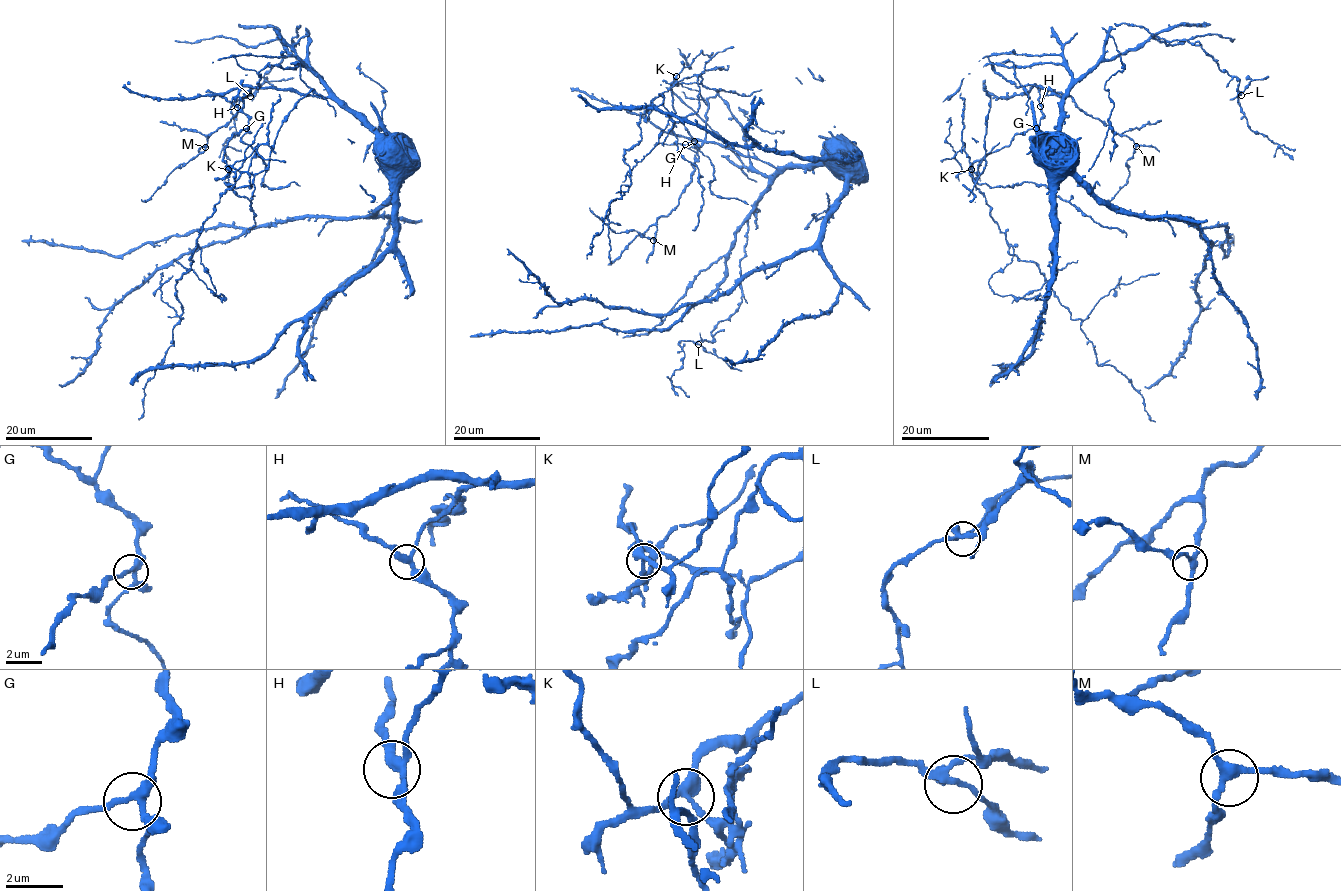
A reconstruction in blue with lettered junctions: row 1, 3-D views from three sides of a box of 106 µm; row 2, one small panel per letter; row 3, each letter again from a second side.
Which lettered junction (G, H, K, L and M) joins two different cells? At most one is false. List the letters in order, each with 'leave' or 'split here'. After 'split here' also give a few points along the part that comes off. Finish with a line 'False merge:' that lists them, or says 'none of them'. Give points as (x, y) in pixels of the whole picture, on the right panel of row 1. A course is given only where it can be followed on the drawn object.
G: leave
H: leave
K: split here | (971, 169), (975, 172), (977, 167), (981, 174), (985, 166), (986, 121), (990, 98), (984, 87)
L: leave
M: leave
False merge: K

